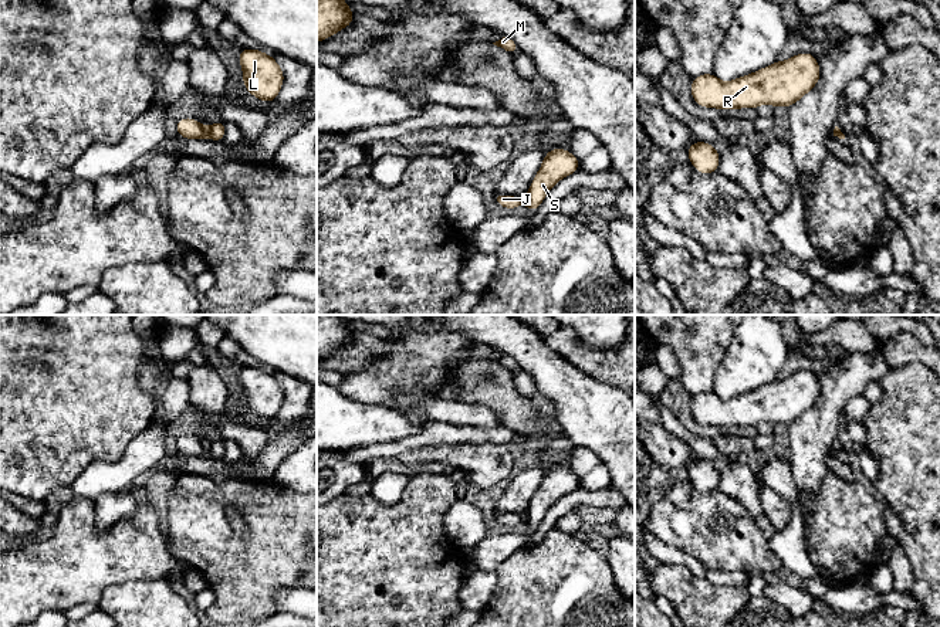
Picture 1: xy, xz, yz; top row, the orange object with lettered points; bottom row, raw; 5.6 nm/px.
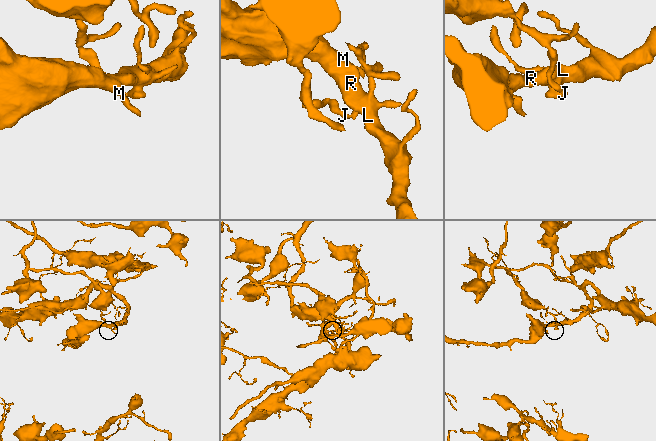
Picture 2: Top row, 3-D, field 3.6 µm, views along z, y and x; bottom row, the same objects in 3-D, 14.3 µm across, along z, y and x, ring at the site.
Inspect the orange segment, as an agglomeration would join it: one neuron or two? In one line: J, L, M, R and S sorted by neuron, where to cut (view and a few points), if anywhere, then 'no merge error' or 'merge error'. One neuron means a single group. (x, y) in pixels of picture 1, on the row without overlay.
J / L M R S; cut in xy along (206, 447), (209, 454); merge error

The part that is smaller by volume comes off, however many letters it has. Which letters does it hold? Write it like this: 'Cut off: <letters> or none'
Cut off: J

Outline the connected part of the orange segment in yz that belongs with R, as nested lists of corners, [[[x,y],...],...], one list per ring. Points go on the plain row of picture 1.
[[[799,370],[728,400],[714,392],[697,393],[692,397],[690,410],[699,424],[720,428],[757,427],[763,421],[788,426],[815,406],[819,396],[816,374]]]

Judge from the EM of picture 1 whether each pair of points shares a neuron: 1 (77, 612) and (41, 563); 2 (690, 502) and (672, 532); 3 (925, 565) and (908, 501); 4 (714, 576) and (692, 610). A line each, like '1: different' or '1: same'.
1: different
2: same
3: same
4: different

